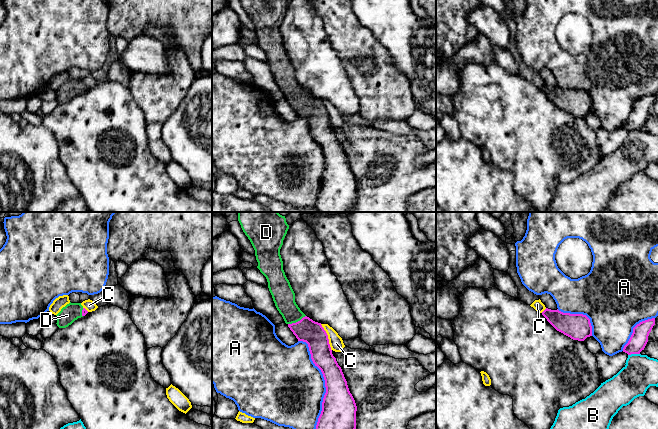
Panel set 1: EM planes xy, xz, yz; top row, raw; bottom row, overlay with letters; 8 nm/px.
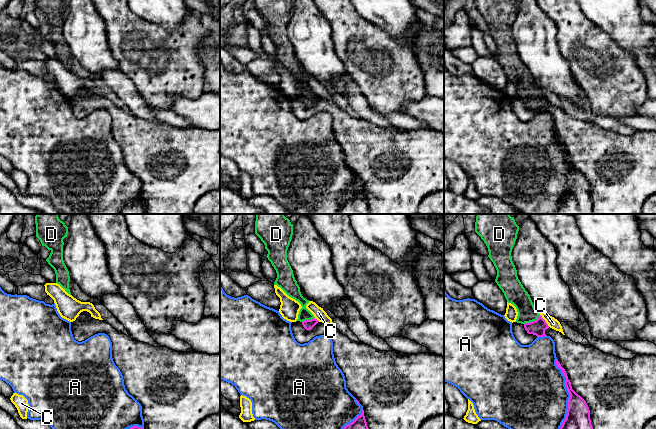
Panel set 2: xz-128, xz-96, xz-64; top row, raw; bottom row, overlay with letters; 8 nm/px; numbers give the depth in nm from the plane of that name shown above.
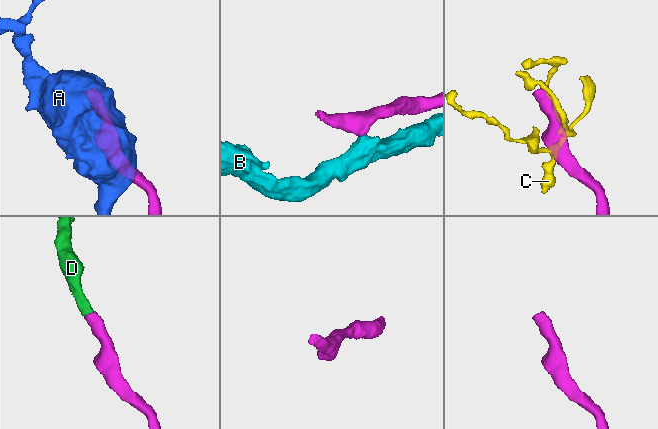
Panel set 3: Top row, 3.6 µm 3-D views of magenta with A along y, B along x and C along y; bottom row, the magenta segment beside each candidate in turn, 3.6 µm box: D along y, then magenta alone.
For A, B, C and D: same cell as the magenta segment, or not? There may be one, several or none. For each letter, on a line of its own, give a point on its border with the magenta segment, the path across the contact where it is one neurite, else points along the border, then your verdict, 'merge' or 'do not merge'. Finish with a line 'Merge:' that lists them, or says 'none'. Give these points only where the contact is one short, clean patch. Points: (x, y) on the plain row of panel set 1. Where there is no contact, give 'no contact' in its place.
A: xz (325, 159) | do not merge
B: yz (633, 129) | do not merge
C: xz (327, 113) | do not merge
D: xz (296, 98) | across xz (306, 106), (296, 98), (285, 80), (283, 71) | merge
Merge: D

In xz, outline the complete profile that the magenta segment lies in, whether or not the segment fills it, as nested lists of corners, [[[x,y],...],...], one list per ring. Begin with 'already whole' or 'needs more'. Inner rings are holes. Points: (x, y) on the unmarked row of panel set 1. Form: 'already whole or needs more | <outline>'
needs more | [[[240,0],[254,26],[257,44],[266,53],[279,89],[298,117],[308,120],[311,135],[324,153],[326,169],[315,208],[319,212],[352,212],[357,182],[341,143],[332,130],[321,99],[307,93],[295,78],[295,69],[283,46],[280,25],[288,0]]]

